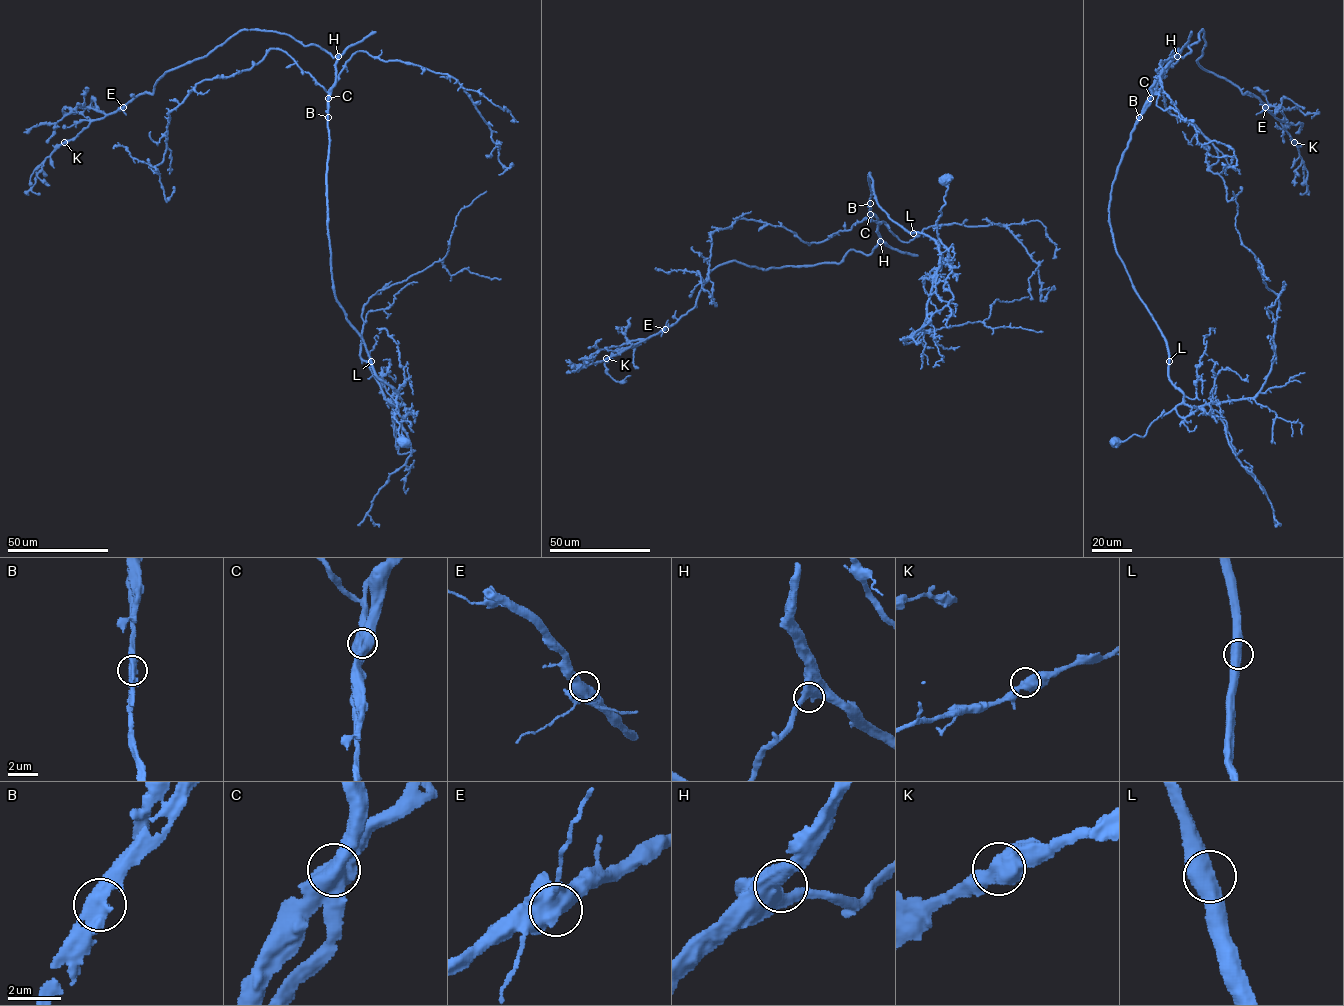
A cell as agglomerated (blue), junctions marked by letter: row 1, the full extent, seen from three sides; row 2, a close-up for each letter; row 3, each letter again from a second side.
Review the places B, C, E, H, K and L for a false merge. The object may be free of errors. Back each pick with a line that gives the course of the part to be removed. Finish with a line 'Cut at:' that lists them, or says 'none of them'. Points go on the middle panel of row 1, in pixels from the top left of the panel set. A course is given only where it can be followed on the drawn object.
C: (870, 214), (879, 237), (870, 253), (765, 270), (728, 261), (675, 323), (573, 371), (582, 364)
Cut at: C

